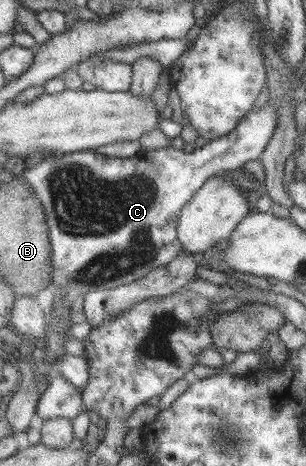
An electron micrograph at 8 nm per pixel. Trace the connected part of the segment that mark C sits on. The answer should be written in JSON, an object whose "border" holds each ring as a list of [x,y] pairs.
{"border":[[[268,101],[261,108],[254,109],[228,135],[196,147],[190,153],[169,146],[146,149],[122,159],[84,150],[52,155],[30,169],[24,169],[25,181],[36,191],[49,222],[54,251],[50,283],[55,291],[64,290],[68,294],[74,305],[74,325],[88,323],[85,315],[87,293],[132,283],[150,270],[173,262],[182,252],[188,252],[178,236],[182,211],[212,177],[222,177],[230,170],[241,171],[248,161],[260,160],[278,129],[278,117],[278,104]]]}

